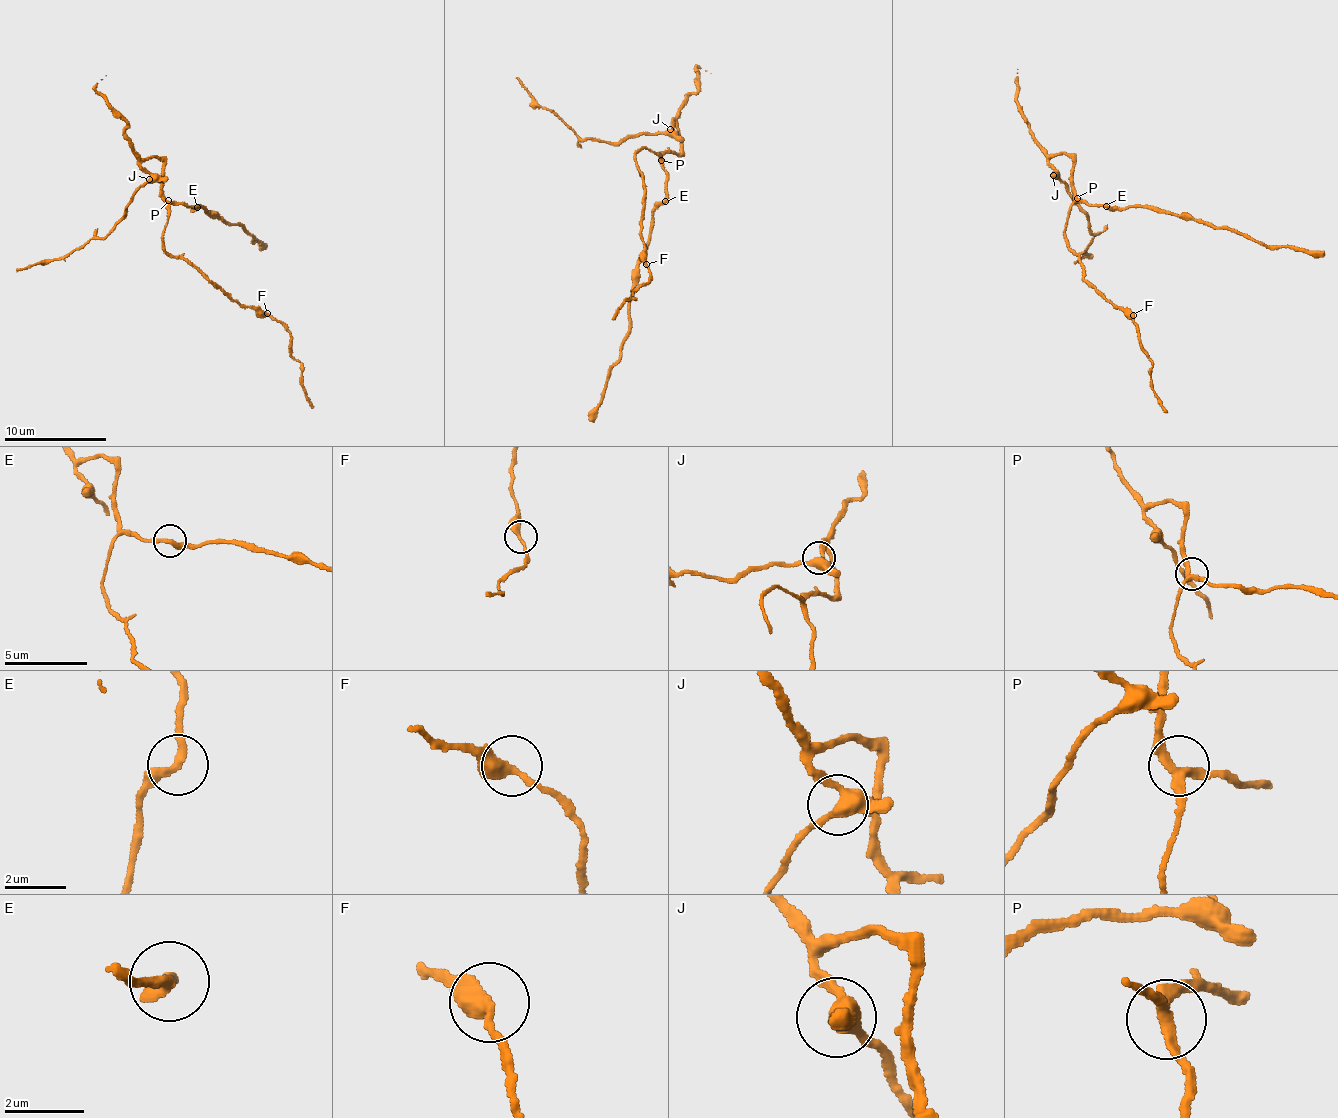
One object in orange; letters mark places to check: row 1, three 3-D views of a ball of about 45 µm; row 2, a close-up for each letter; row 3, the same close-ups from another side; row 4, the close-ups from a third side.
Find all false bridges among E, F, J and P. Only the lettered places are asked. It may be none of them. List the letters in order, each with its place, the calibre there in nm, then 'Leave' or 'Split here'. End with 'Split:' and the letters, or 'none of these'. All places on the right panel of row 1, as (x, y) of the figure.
E: Place: (1106, 206). Thickness 280 nm. Leave
F: Place: (1133, 315). Thickness 320 nm. Leave
J: Place: (1053, 175). Thickness 360 nm. Leave
P: Place: (1077, 198). Thickness 240 nm. Leave
Split: none of these

